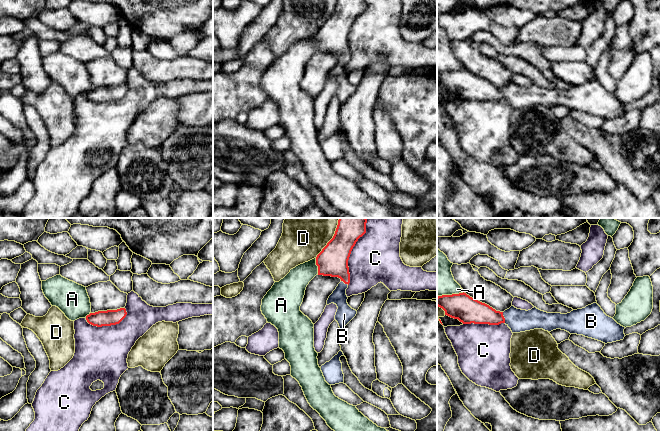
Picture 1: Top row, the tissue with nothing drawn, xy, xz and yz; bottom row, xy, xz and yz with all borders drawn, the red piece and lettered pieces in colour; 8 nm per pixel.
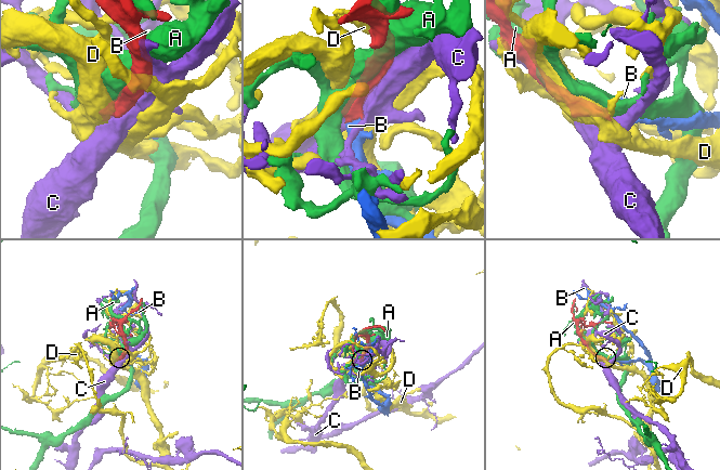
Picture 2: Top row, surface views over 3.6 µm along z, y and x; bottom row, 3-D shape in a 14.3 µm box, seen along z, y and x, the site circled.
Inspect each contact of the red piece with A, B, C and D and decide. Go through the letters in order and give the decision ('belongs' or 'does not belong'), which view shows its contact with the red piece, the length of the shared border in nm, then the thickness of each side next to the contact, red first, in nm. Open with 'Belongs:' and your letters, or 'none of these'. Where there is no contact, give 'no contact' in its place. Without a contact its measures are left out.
Belongs: B
A: does not belong; meets red in xz; contact 140 nm long; 240 nm thick on the red side, 200 nm on the other
B: belongs; meets red in yz; contact 90 nm long; 190 nm thick on the red side, 180 nm on the other
C: does not belong; meets red in xz; contact 550 nm long; 240 nm thick on the red side, 400 nm on the other
D: does not belong; meets red in xz; contact 380 nm long; 240 nm thick on the red side, 440 nm on the other

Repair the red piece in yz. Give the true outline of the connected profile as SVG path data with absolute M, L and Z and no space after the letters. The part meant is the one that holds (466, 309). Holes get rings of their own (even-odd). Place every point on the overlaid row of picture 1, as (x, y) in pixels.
M463 292L438 296L437 306L445 311L445 315L458 319L463 324L505 323L512 333L534 329L548 332L561 329L605 344L623 340L625 337L625 327L607 316L597 303L567 314L547 313L536 307L526 311L514 306L500 312Z

